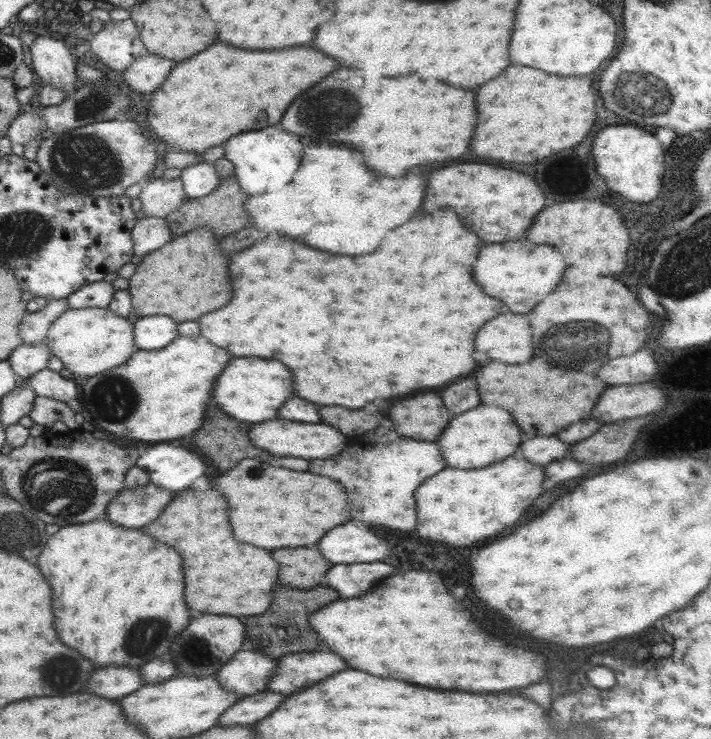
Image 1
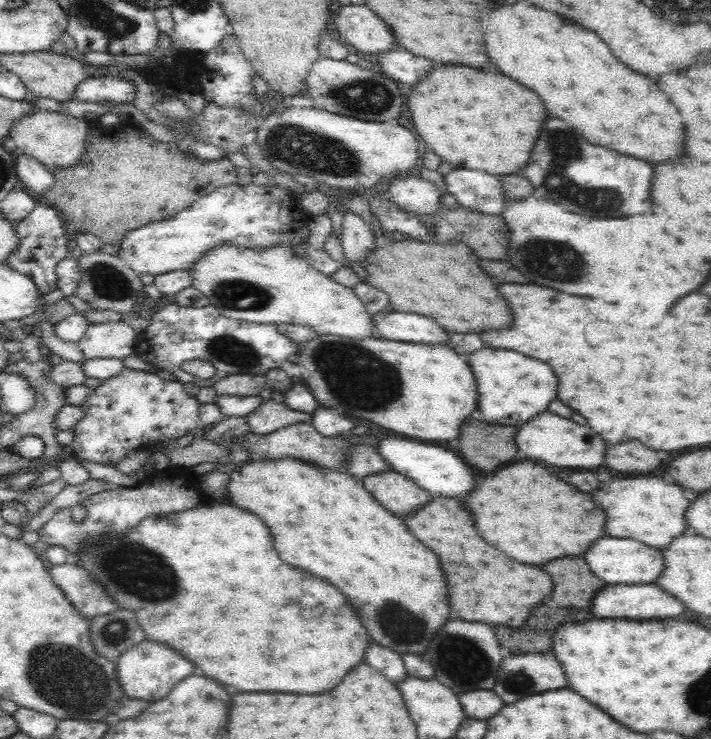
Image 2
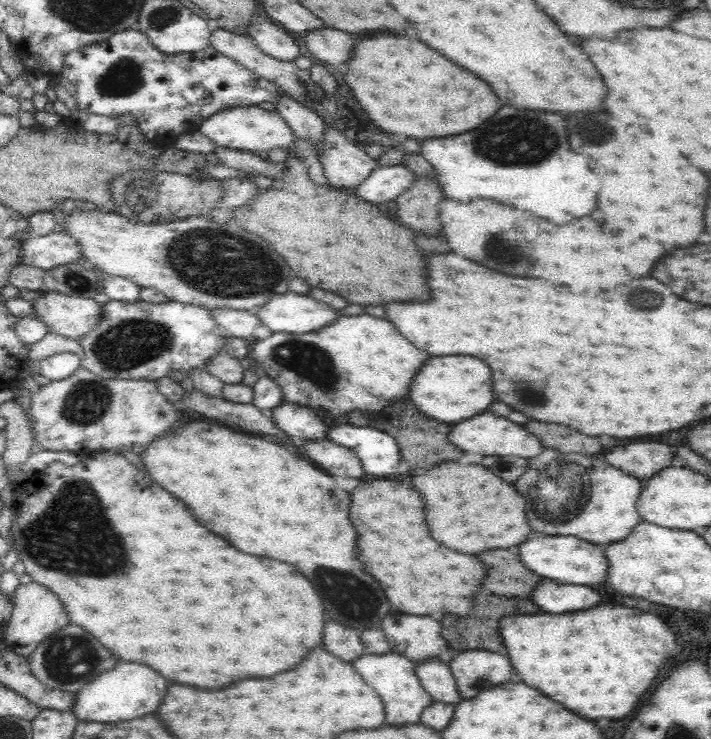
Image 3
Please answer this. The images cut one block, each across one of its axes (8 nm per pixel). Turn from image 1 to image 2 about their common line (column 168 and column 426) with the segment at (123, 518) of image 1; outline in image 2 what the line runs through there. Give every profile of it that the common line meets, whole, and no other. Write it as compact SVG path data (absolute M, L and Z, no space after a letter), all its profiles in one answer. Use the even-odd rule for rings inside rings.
M393 471L373 473L361 484L380 505L398 517L427 504L433 496L408 477Z

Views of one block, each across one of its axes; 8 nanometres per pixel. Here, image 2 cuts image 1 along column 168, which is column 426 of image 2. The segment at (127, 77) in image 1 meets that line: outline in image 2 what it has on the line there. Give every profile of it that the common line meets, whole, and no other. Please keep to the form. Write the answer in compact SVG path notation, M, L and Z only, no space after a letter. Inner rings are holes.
M404 48L379 53L376 59L382 67L384 76L408 86L414 86L416 80L420 80L420 76L426 76L426 72L435 65L431 60L415 56Z

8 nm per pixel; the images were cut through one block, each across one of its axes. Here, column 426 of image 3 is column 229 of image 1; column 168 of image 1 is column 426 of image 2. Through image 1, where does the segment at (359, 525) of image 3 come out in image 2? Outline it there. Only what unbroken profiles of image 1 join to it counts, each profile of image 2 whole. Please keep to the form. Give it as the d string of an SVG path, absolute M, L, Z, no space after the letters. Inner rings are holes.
M433 496L427 504L400 518L408 531L438 556L440 568L446 572L450 608L458 612L462 620L520 627L528 618L528 612L552 590L548 574L542 568L518 564L500 550L488 546L476 534L470 512L458 498Z

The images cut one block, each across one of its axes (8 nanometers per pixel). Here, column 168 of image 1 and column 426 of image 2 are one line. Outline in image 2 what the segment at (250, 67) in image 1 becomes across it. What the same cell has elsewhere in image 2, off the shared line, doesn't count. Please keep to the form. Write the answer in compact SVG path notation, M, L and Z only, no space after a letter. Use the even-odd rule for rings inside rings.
M435 64L433 68L430 69L430 72L428 72L428 76L424 76L420 82L416 80L416 86L412 86L410 96L406 98L406 104L408 104L408 110L410 110L410 114L412 114L414 128L416 128L416 132L422 137L421 140L424 141L424 144L426 144L436 156L439 156L442 161L448 162L454 169L481 170L493 176L498 174L518 174L520 168L524 168L524 164L528 162L530 150L532 150L532 144L534 144L534 140L536 140L536 134L538 134L542 122L544 122L546 116L548 116L544 104L540 102L540 98L538 98L532 90L528 90L528 88L524 88L522 84L510 80L508 76L502 76L502 74L488 74L488 72L480 72L480 70L468 68L468 66L440 66L440 68L436 68Z

